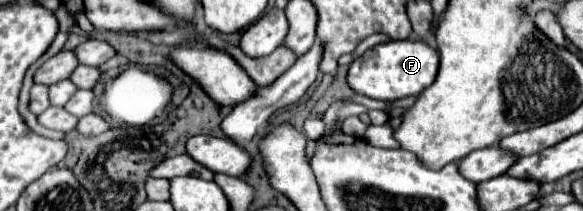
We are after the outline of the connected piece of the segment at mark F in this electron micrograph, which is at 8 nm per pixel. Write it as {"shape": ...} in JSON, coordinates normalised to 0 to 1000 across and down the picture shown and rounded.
{"shape":[[[693,185],[693,194],[662,194],[624,261],[611,270],[597,327],[597,403],[604,431],[652,469],[652,479],[679,479],[703,450],[717,450],[727,431],[751,346],[751,242],[741,232],[731,194]]]}

